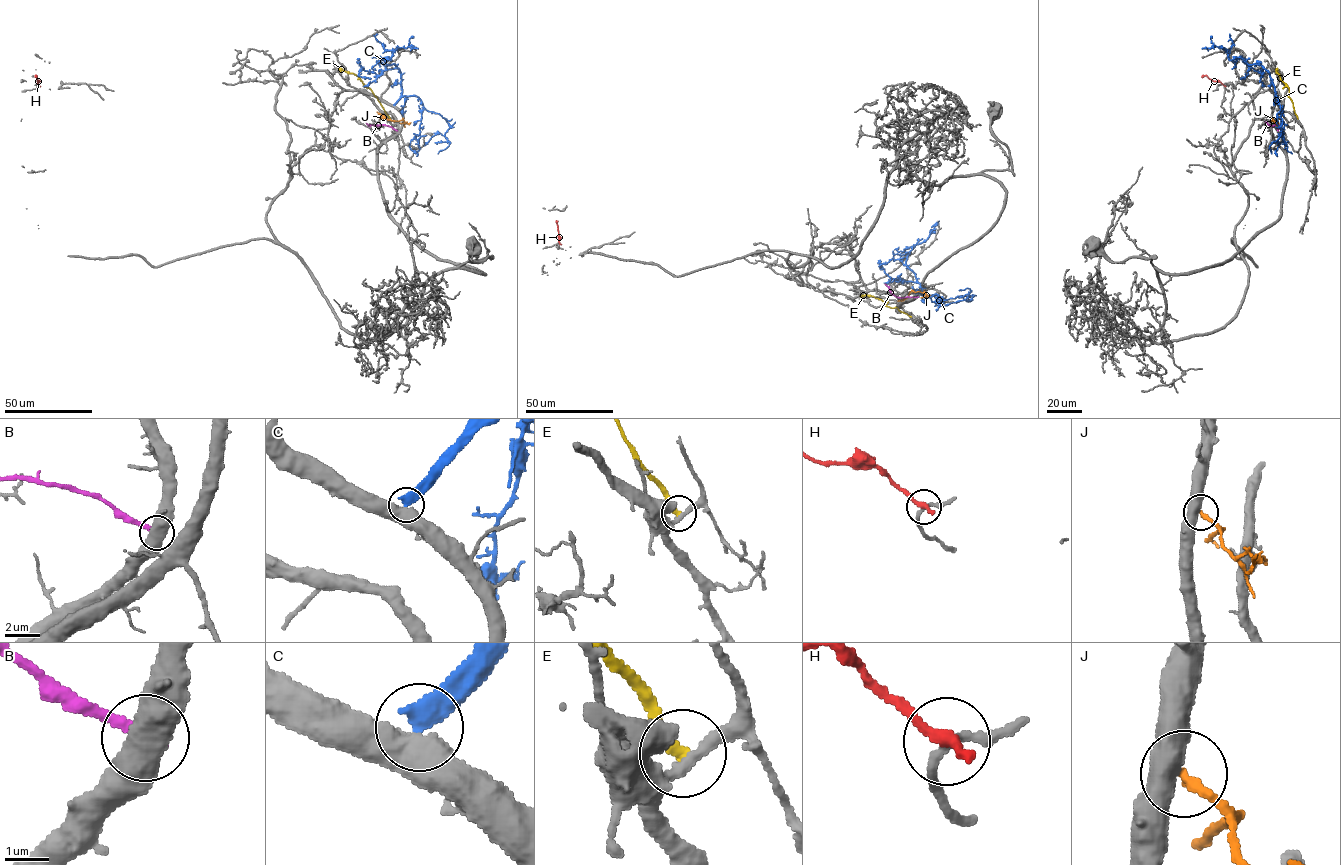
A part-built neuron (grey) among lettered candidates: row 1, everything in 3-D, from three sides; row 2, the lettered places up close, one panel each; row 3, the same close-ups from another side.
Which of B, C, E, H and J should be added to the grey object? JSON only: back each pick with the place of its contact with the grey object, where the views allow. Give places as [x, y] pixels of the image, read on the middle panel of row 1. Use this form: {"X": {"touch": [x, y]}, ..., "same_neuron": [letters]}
{"same_neuron": []}

